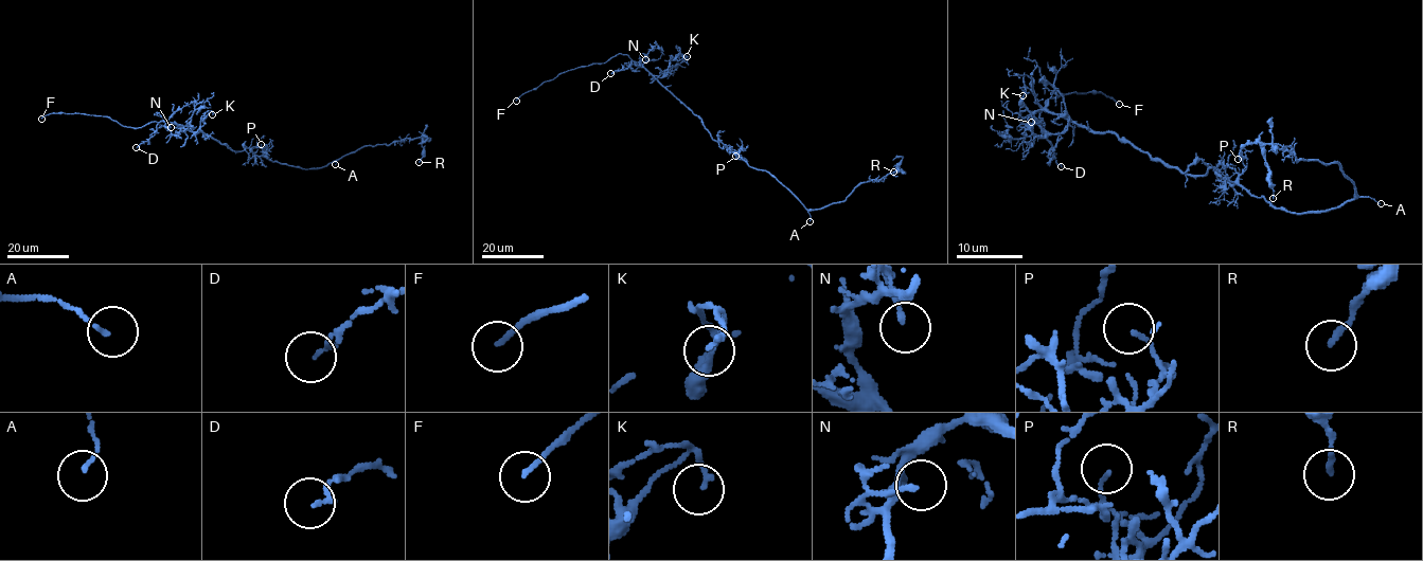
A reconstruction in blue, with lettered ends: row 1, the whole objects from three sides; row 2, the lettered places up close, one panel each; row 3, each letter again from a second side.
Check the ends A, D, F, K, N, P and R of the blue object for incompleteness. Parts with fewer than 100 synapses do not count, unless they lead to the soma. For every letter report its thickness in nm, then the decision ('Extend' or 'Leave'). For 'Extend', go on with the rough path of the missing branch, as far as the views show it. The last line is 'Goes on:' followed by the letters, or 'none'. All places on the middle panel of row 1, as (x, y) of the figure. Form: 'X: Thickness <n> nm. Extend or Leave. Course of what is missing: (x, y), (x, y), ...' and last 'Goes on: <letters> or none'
A: Thickness 100 nm. Leave
D: Thickness 120 nm. Leave
F: Thickness 140 nm. Extend
K: Thickness 140 nm. Leave
N: Thickness 150 nm. Leave
P: Thickness 100 nm. Leave
R: Thickness 160 nm. Leave
Goes on: F

